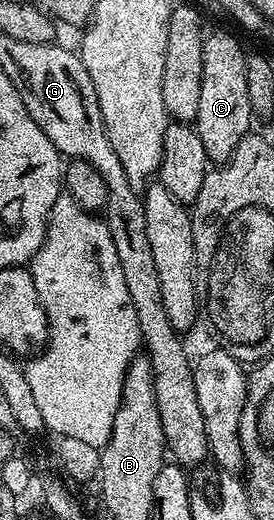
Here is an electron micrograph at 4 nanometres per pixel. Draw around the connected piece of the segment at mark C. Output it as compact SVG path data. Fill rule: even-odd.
M209 33L203 43L203 79L199 91L199 111L195 128L209 161L224 163L239 147L244 137L250 136L249 124L255 121L247 93L247 50L229 33Z

